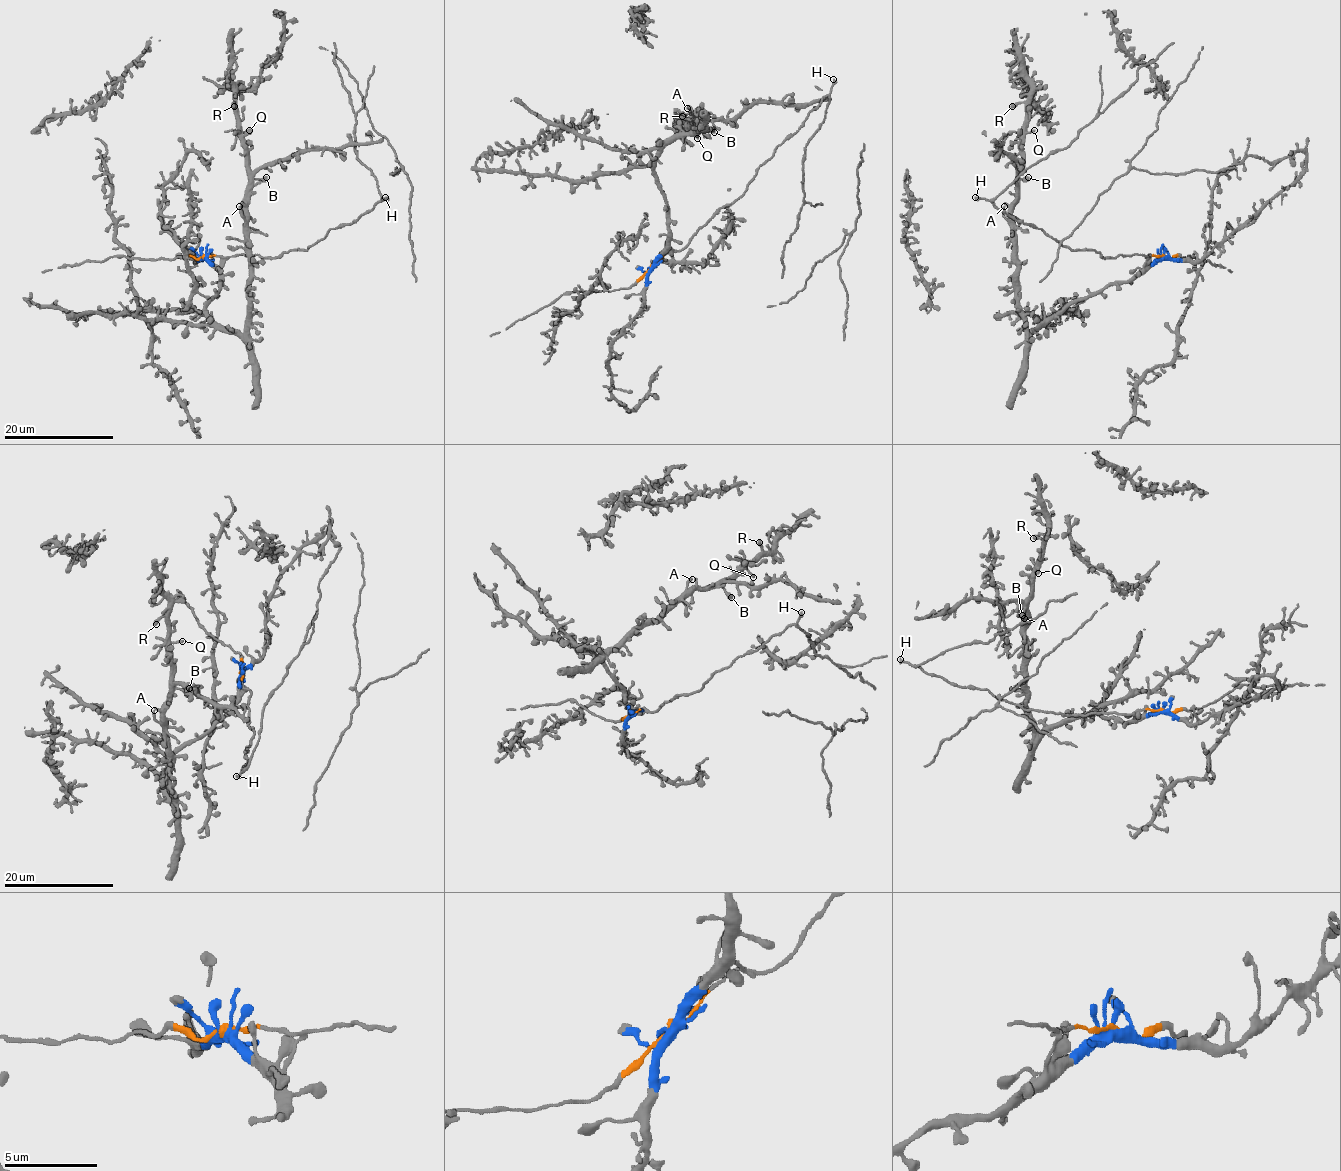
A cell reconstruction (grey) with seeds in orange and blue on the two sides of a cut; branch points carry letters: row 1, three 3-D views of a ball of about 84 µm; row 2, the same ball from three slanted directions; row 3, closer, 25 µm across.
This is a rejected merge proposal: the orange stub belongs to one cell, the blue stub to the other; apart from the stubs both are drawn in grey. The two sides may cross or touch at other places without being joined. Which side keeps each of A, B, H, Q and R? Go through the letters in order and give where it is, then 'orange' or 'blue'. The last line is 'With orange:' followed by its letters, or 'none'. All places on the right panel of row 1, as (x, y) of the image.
A: (1004, 206) | blue
B: (1028, 177) | blue
H: (975, 197) | orange
Q: (1034, 130) | blue
R: (1012, 106) | blue
With orange: H

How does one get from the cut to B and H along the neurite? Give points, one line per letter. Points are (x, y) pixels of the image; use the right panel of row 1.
B: (1165, 257), (1132, 279), (1110, 282), (1069, 302), (1026, 332), (1018, 302), (1011, 203), (1016, 183), (1028, 177)
H: (1165, 257), (1133, 254), (1103, 257), (1095, 250), (1073, 250), (1040, 228), (1017, 222), (988, 200), (975, 197)

